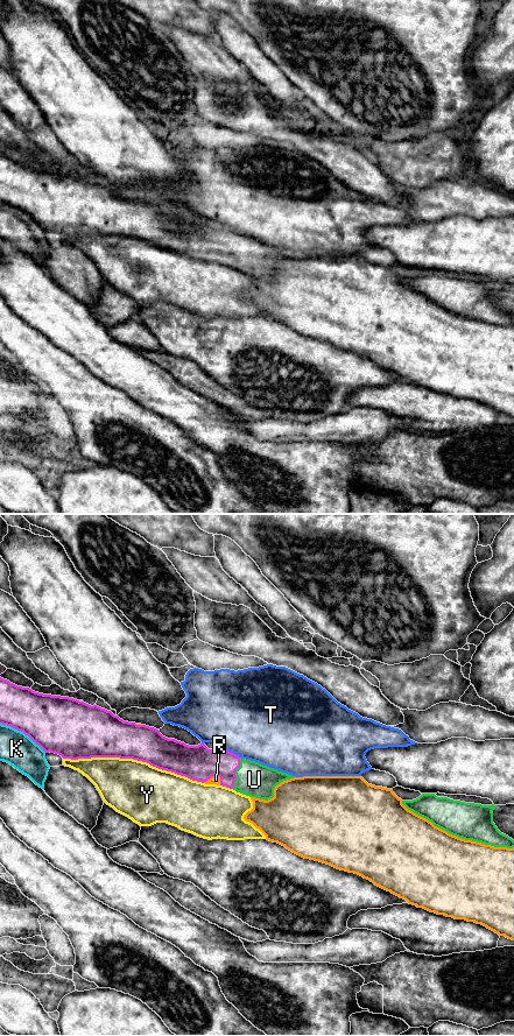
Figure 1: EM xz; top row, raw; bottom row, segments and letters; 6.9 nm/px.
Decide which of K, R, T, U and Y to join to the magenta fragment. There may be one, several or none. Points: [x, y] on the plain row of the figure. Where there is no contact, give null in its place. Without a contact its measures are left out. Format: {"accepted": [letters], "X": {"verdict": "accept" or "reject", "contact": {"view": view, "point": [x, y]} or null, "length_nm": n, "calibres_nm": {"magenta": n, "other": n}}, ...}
{"accepted": ["U"], "K": {"verdict": "reject", "contact": {"view": "xz", "point": [23, 210]}, "length_nm": 380, "calibres_nm": {"magenta": 380, "other": 240}}, "R": {"verdict": "reject", "contact": {"view": "xz", "point": [211, 254]}, "length_nm": 130, "calibres_nm": {"magenta": 240, "other": 60}}, "T": {"verdict": "reject", "contact": {"view": "xz", "point": [230, 230]}, "length_nm": 150, "calibres_nm": {"magenta": 240, "other": 500}}, "U": {"verdict": "accept", "contact": {"view": "xz", "point": [234, 251]}, "length_nm": 220, "calibres_nm": {"magenta": 240, "other": 240}}, "Y": {"verdict": "reject", "contact": {"view": "xz", "point": [133, 237]}, "length_nm": 1000, "calibres_nm": {"magenta": 300, "other": 400}}}

